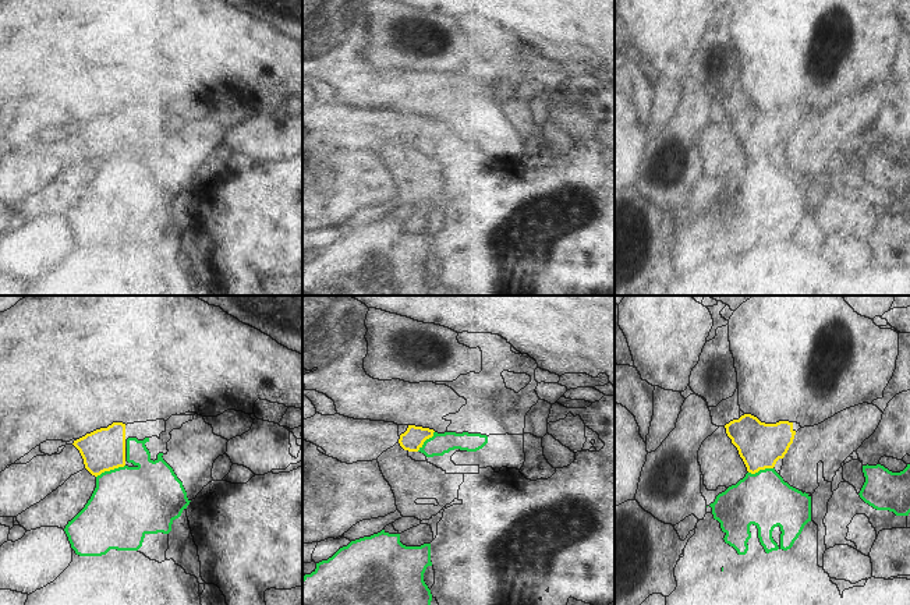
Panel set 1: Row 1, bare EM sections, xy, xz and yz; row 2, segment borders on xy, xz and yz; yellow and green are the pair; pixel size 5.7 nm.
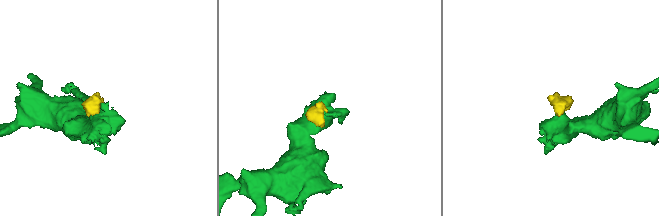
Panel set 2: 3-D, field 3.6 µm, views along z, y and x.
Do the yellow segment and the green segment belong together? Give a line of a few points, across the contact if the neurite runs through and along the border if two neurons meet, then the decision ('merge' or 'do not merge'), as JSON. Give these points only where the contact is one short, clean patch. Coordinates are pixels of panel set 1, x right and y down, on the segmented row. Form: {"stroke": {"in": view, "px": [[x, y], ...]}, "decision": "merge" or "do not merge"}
{"stroke": {"in": "xy", "px": [[124, 464], [105, 470], [96, 477]]}, "decision": "do not merge"}

